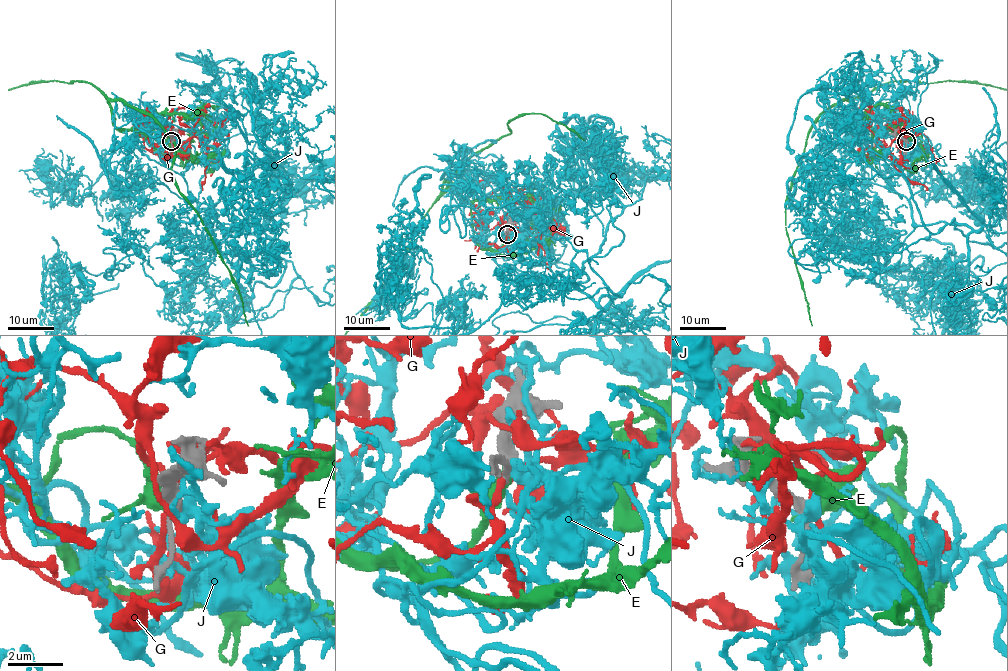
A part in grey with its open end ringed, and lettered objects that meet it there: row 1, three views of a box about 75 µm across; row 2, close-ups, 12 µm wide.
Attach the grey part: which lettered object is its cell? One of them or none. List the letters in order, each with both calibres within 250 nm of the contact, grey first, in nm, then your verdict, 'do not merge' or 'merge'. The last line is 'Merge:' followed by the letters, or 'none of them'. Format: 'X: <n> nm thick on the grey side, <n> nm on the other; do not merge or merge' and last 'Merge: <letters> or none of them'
E: 300 nm thick on the grey side, 320 nm on the other; merge
G: 320 nm thick on the grey side, 240 nm on the other; do not merge
J: 320 nm thick on the grey side, 400 nm on the other; do not merge
Merge: E

